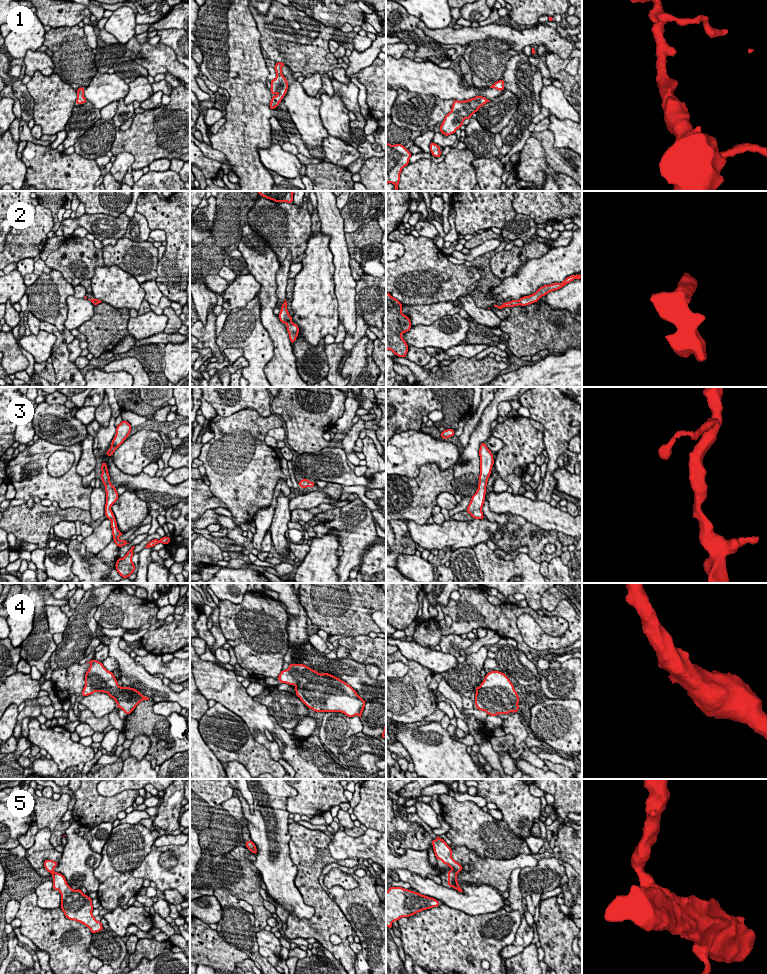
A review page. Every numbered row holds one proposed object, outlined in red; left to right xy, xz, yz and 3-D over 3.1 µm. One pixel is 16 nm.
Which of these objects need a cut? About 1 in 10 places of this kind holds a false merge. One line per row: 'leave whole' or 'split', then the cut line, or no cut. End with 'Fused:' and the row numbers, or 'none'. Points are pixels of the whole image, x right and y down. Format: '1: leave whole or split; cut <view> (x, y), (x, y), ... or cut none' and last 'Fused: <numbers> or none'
1: leave whole; cut none
2: leave whole; cut none
3: leave whole; cut none
4: leave whole; cut none
5: leave whole; cut none
Fused: none

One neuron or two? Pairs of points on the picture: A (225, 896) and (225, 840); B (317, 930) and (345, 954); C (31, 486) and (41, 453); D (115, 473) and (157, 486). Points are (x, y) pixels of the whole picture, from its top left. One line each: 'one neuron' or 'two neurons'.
A: two neurons
B: one neuron
C: one neuron
D: one neuron

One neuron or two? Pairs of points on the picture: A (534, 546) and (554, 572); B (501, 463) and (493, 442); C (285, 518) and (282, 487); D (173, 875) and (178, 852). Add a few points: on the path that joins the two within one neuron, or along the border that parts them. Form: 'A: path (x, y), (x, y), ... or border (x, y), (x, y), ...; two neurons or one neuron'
A: border (559, 556), (555, 556), (548, 563); two neurons
B: border (492, 434), (503, 443), (503, 447), (497, 453); two neurons
C: border (287, 495), (281, 493), (278, 496), (272, 516); two neurons
D: path (179, 869), (179, 858); one neuron

